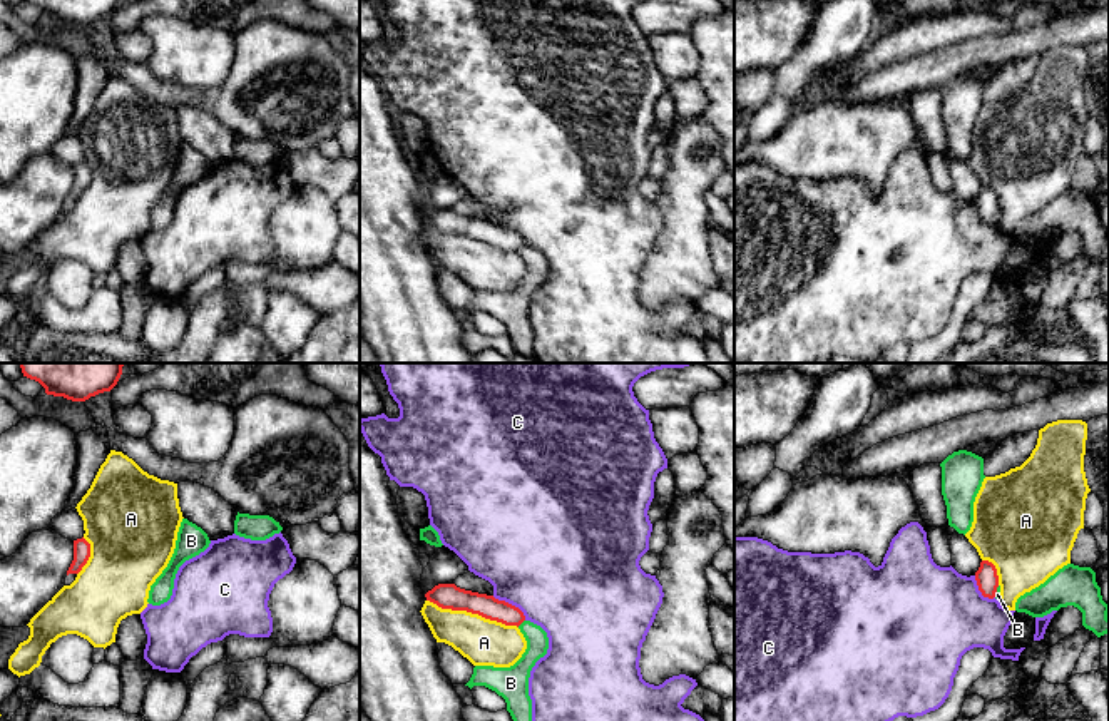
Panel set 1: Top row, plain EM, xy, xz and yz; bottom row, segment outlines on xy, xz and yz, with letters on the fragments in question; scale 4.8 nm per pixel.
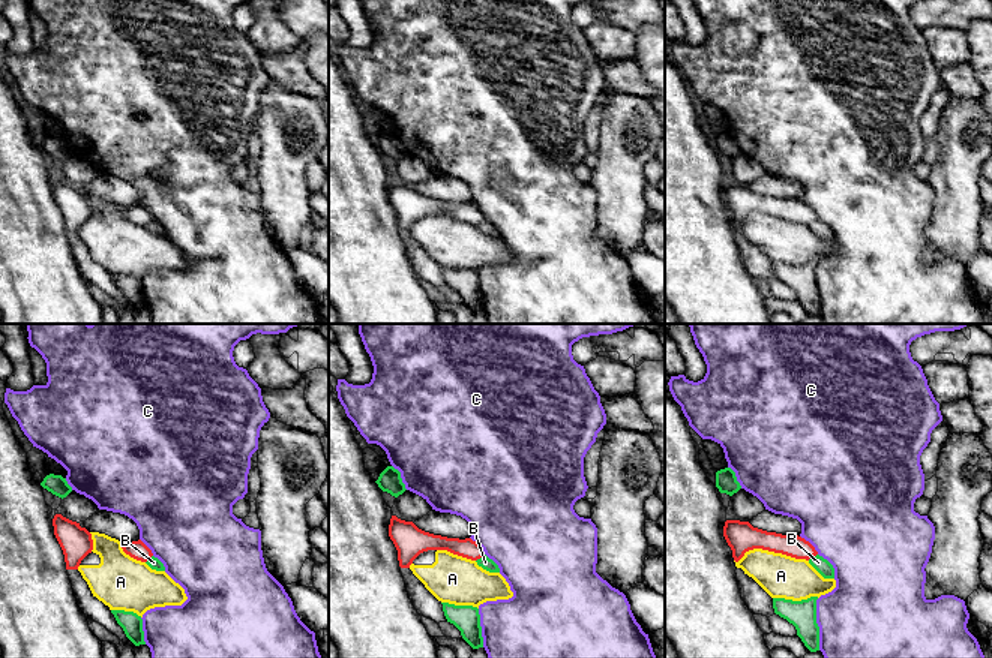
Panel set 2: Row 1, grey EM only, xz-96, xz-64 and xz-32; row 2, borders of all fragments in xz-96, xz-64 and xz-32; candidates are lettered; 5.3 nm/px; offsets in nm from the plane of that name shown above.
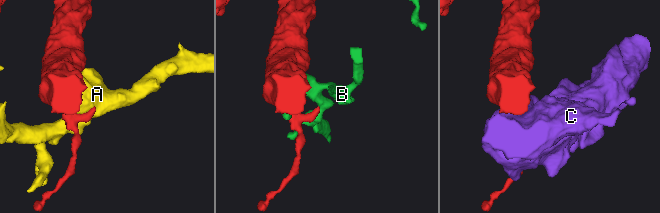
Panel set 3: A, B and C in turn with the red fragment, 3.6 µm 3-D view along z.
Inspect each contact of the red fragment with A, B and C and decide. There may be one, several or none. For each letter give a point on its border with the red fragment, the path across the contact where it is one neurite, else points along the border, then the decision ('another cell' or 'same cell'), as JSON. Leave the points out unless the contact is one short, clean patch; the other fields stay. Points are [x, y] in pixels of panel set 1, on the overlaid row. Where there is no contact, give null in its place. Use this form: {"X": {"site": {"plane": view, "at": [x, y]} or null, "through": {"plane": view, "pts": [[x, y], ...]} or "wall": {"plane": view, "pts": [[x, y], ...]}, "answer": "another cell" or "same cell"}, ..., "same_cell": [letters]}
{"A": {"site": {"plane": "xz", "at": [472, 613]}, "answer": "another cell"}, "B": {"site": {"plane": "xz", "at": [521, 623]}, "answer": "another cell"}, "C": {"site": {"plane": "xz", "at": [511, 604]}, "answer": "another cell"}, "same_cell": []}

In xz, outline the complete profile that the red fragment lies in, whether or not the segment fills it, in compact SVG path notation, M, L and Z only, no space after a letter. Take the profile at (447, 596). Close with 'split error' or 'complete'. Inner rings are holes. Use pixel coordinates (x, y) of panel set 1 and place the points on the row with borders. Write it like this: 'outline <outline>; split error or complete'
outline M438 584L425 597L442 609L467 611L505 626L519 627L525 621L519 607L493 596L460 589L455 584Z; complete

